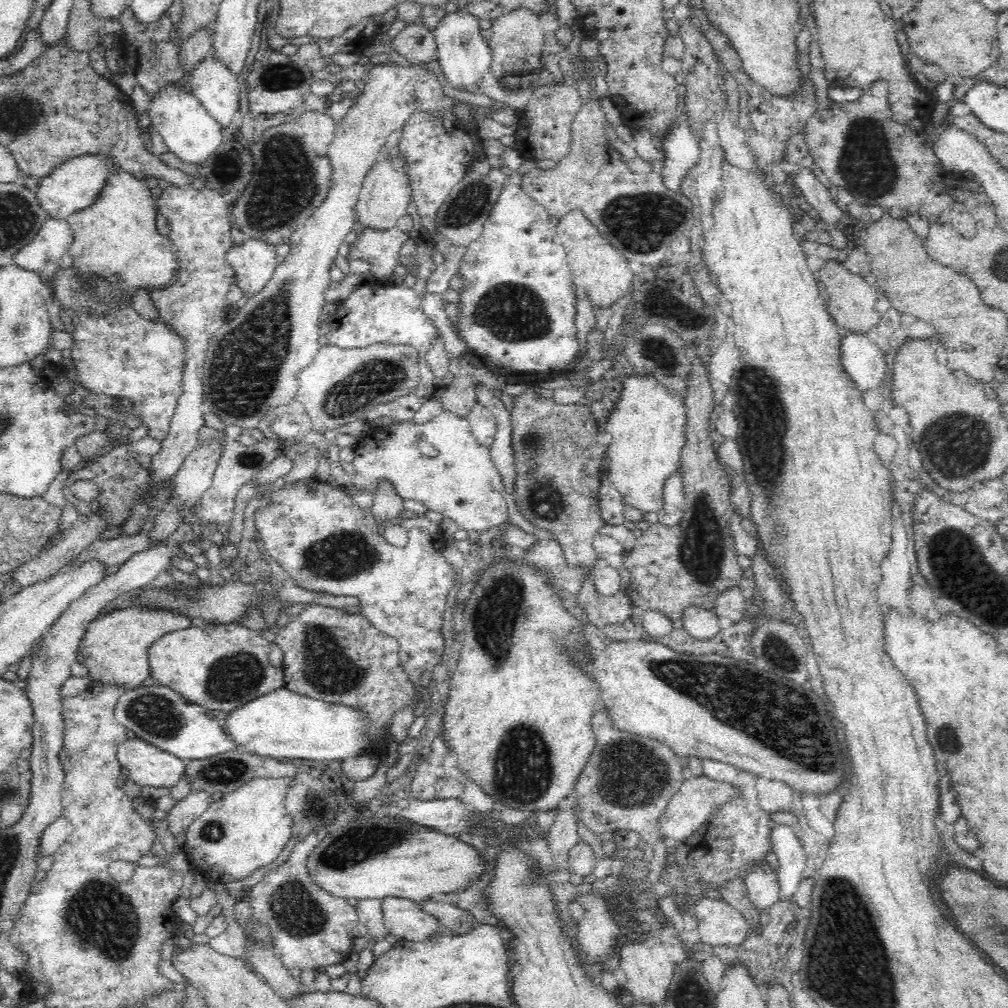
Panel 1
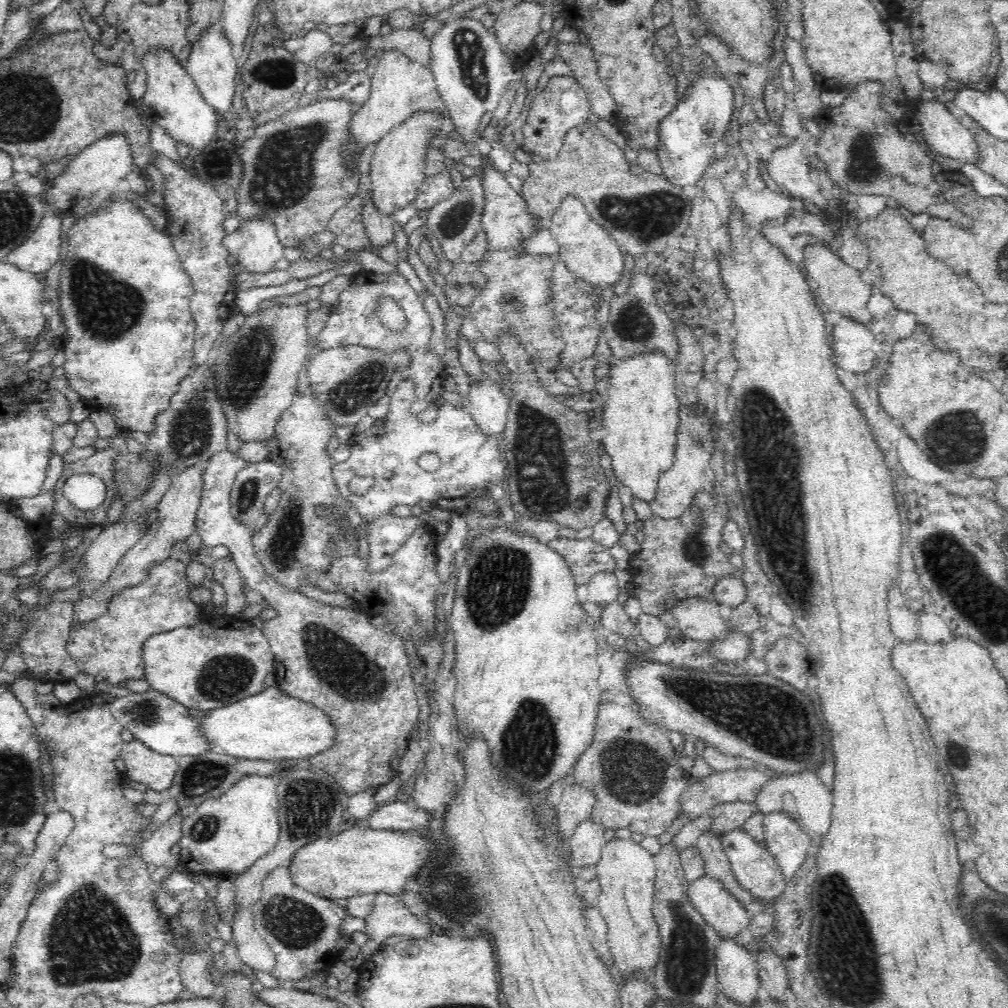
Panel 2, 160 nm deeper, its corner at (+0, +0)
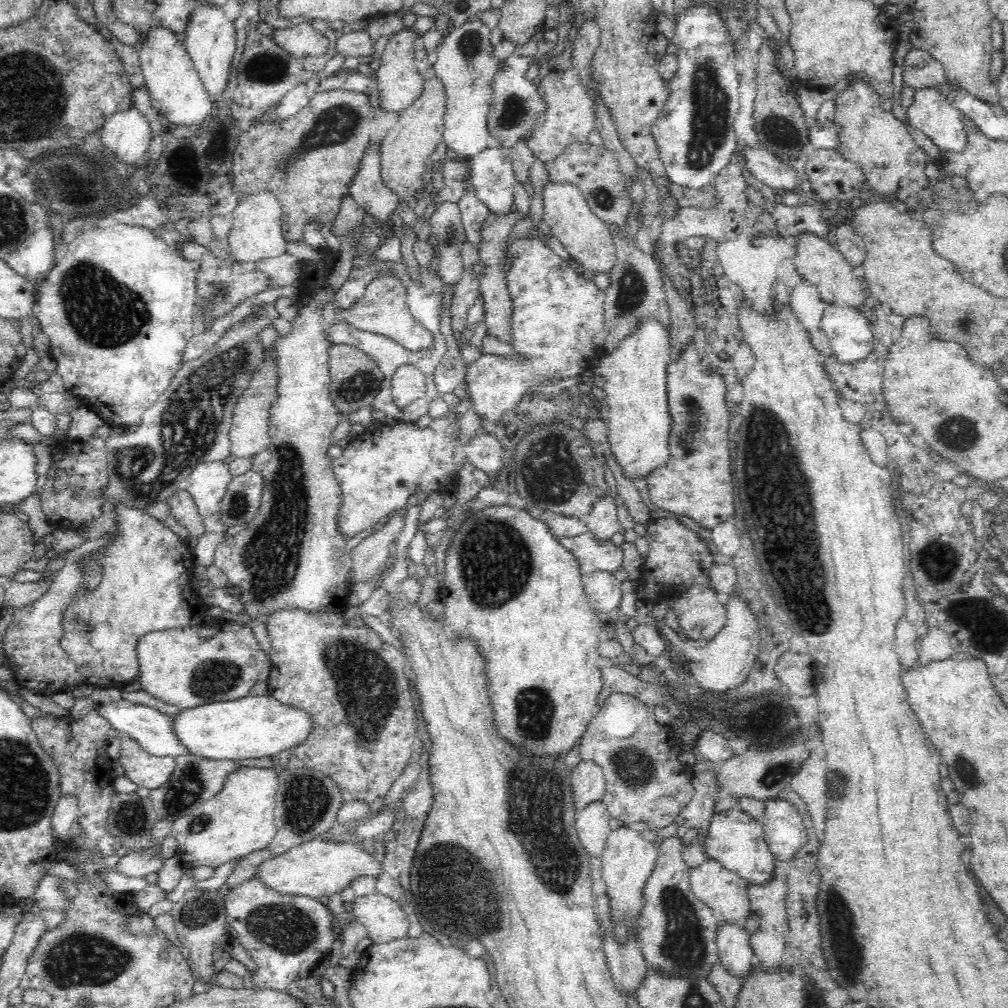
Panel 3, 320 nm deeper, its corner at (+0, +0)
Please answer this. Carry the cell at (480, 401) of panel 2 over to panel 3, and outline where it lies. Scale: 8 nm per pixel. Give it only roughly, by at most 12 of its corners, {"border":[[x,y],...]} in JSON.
{"border":[[540,238],[506,274],[518,356],[465,376],[498,424],[528,388],[606,355],[605,291]]}

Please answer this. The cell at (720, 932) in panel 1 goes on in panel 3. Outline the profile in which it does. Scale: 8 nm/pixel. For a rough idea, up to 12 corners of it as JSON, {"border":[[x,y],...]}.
{"border":[[708,857],[691,869],[692,894],[721,924],[751,916],[742,880]]}

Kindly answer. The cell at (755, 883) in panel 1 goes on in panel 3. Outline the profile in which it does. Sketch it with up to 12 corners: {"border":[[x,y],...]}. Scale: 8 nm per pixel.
{"border":[[739,806],[714,814],[706,845],[748,885],[774,879],[762,823]]}

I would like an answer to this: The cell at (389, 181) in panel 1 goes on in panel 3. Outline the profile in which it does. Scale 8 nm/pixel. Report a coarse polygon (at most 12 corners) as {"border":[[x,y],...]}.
{"border":[[433,73],[378,146],[400,201],[423,188],[443,141],[446,97]]}

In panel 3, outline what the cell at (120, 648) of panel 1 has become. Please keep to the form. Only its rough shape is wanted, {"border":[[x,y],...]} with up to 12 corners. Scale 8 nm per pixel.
{"border":[[119,507],[104,579],[60,646],[93,688],[138,680],[142,636],[201,626],[186,539]]}

